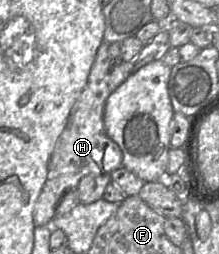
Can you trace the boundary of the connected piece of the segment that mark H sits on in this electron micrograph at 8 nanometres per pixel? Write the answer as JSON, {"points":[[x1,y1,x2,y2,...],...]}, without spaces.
{"points":[[166,24,147,45,142,47,137,57,131,61,123,61,117,65,112,64,108,55,109,44,103,41,99,46,86,86,72,106,67,124,55,144,49,160,48,178,33,210,35,226,51,225,56,216,56,206,61,197,67,191,76,188,83,176,111,174,115,169,122,166,122,151,118,144,107,135,104,128,105,102,109,95,131,74,152,61,162,60,171,47]]}

